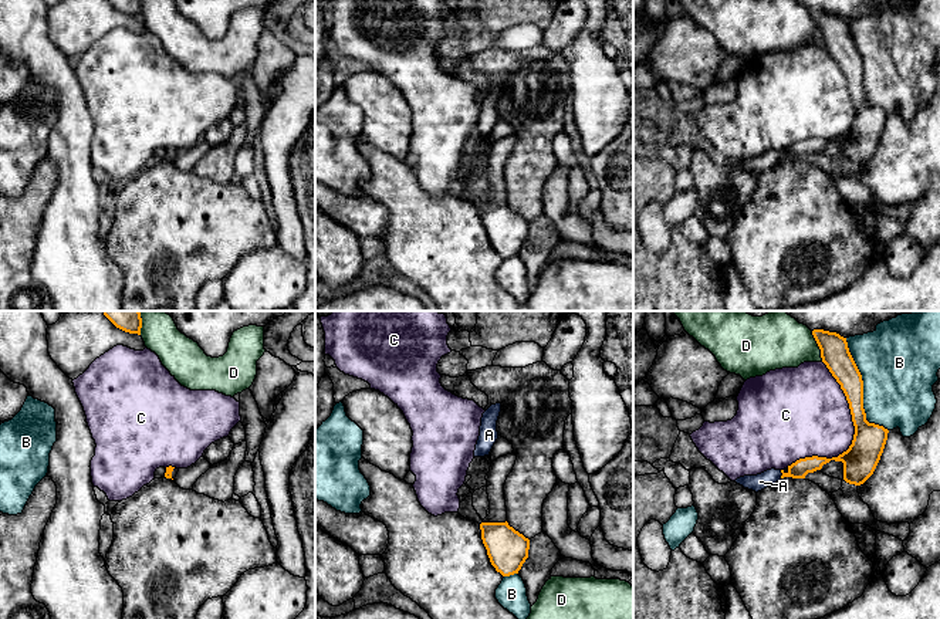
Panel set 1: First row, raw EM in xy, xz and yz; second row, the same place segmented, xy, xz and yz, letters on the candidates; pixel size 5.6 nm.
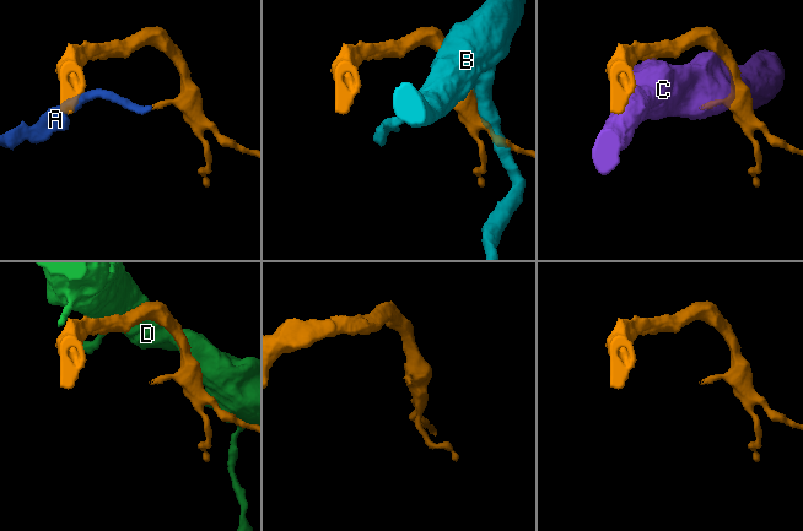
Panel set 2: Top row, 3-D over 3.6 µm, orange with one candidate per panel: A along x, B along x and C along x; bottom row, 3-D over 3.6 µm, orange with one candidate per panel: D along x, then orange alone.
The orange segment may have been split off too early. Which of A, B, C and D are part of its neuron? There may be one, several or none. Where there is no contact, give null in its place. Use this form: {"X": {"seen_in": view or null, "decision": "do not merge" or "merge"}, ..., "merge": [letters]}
{"A": {"seen_in": "yz", "decision": "do not merge"}, "B": {"seen_in": "yz", "decision": "do not merge"}, "C": {"seen_in": "yz", "decision": "do not merge"}, "D": {"seen_in": "yz", "decision": "do not merge"}, "merge": []}

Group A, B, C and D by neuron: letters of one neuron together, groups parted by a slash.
A / B / C / D

